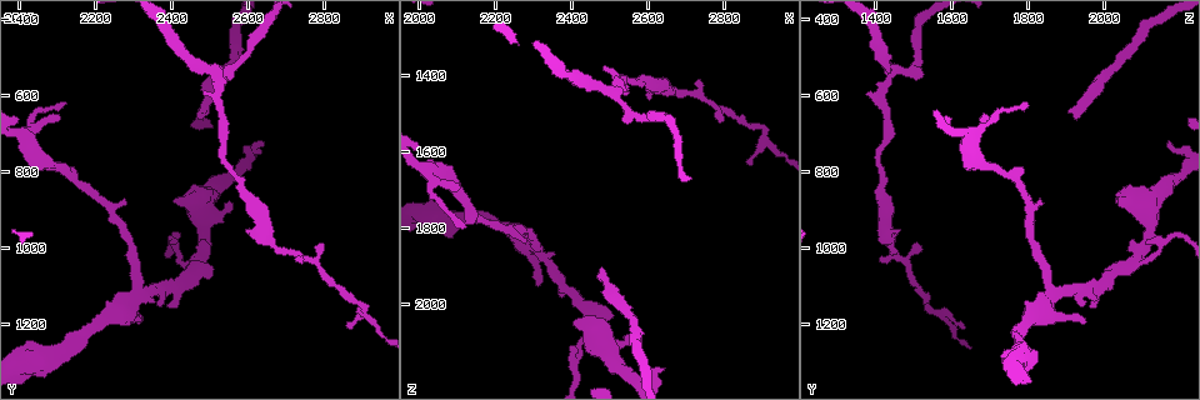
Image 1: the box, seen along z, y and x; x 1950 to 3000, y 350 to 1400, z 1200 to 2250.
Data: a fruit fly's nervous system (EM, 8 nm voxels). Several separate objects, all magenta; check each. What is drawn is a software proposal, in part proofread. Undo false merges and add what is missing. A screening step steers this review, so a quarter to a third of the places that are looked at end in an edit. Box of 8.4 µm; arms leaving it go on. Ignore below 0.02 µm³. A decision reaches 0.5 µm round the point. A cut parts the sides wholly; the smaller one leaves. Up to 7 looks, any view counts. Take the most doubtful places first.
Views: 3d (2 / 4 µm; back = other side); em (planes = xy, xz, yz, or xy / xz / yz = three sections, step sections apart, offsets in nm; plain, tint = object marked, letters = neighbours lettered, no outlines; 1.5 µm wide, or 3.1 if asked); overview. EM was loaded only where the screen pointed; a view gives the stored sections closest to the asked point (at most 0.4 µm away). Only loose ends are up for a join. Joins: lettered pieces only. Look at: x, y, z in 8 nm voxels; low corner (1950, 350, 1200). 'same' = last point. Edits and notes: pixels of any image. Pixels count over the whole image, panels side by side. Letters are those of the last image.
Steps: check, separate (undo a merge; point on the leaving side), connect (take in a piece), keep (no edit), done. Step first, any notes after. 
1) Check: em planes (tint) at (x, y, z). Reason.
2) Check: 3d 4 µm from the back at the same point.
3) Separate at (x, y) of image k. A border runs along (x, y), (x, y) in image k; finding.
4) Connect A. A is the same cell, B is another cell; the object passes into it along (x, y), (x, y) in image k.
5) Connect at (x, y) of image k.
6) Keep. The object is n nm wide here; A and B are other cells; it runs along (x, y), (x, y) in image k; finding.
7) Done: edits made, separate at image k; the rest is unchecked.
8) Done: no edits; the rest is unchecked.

Check: em planes (letters) at (2640, 725, 2175). Free end.

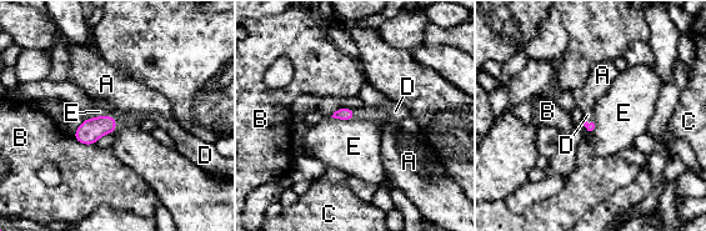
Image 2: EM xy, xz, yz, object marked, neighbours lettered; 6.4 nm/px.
Connect D. D is the same cell, A, B, C and E are other cells; the object passes into it along (90, 130), (114, 119), (123, 119) in image 2; it goes on there.

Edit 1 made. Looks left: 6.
Check: overview. Redraw.

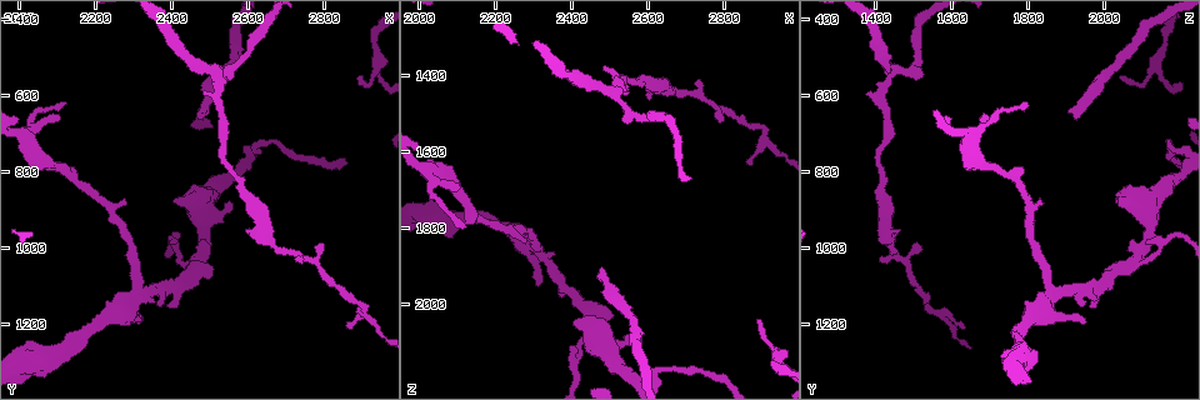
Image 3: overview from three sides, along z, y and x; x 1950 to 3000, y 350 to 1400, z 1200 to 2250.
Check: em xz step 8 (letters) at (2480, 640, 1910). Tapers out.

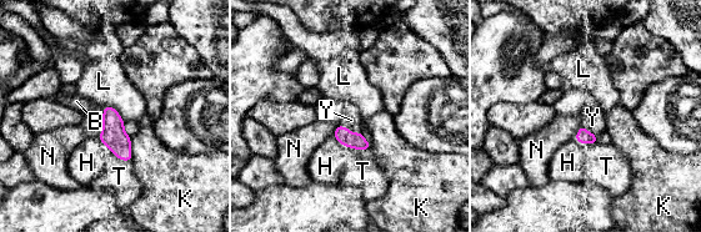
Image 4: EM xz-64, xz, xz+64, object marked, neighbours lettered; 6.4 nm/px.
Check: em yz step 4 (letters) at the same point. Cut it another way.

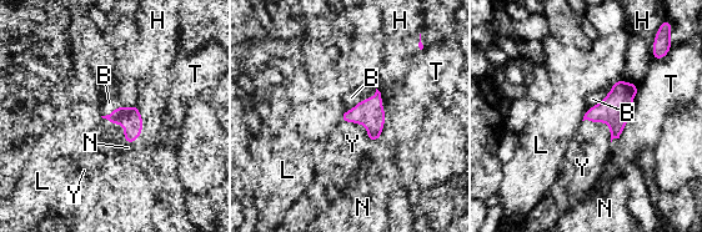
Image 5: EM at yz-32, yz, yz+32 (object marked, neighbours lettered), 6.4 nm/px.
Connect Y. Y is the same cell, B, H, L, N and T are other cells; it goes on there.

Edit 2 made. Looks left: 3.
Done: edits made, connect at image 2, connect at image 5; the rest is unchecked.

